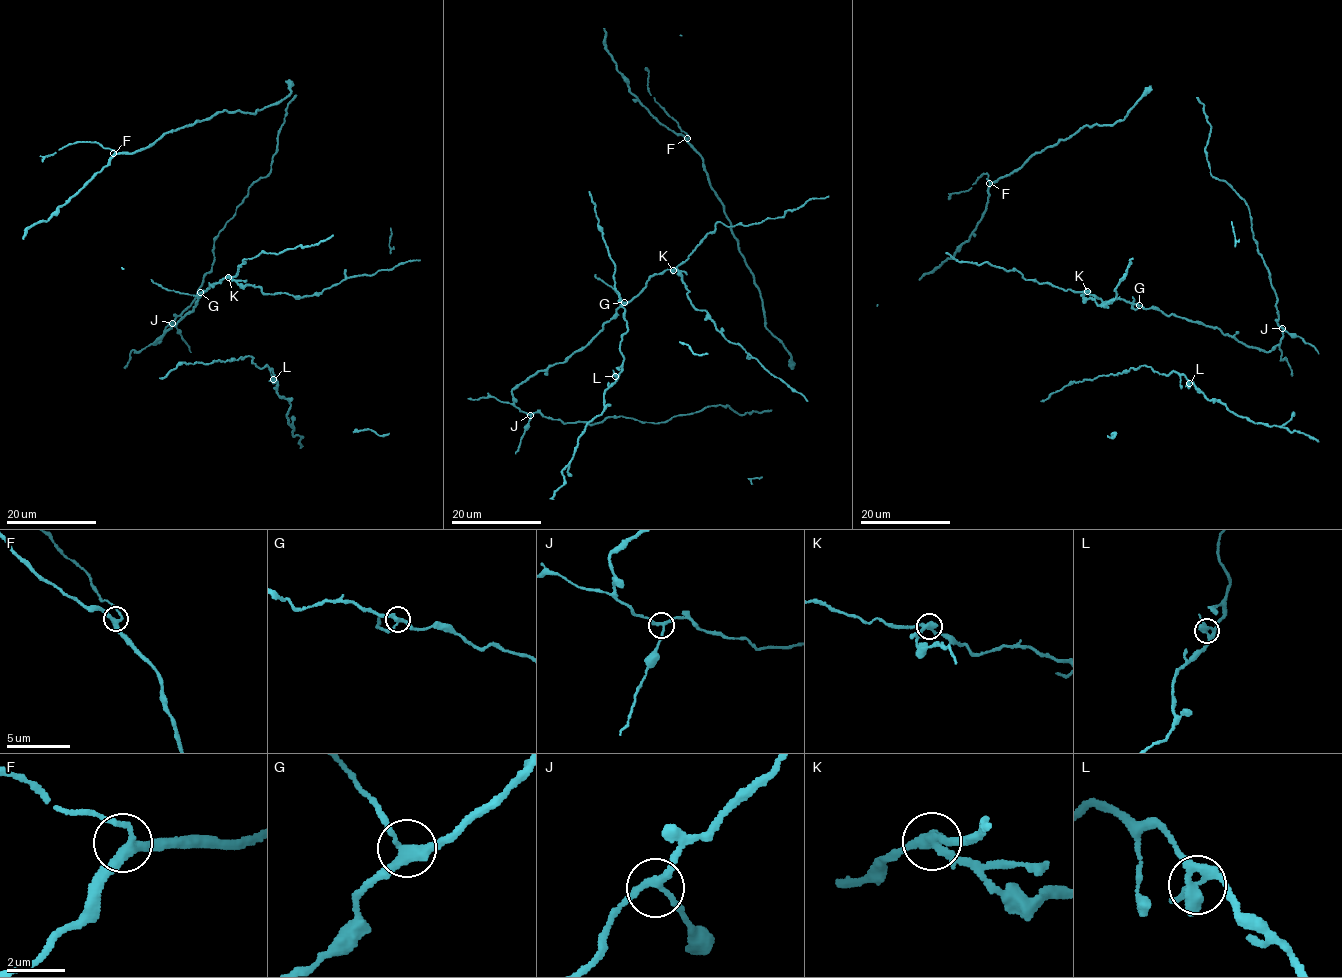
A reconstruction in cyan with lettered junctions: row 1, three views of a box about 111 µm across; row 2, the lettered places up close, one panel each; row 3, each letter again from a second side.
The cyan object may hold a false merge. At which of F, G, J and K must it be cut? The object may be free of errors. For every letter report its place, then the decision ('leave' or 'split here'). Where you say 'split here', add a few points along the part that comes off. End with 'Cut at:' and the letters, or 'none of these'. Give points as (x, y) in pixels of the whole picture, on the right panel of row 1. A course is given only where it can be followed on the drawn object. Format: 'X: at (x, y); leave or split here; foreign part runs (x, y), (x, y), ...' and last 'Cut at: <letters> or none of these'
F: at (989, 183); leave
G: at (1139, 305); leave
J: at (1282, 328); leave
K: at (1087, 291); split here
Cut at: K

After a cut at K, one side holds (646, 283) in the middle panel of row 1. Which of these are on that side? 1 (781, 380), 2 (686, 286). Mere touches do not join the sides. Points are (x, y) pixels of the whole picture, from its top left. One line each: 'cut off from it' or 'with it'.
1: cut off from it
2: cut off from it

